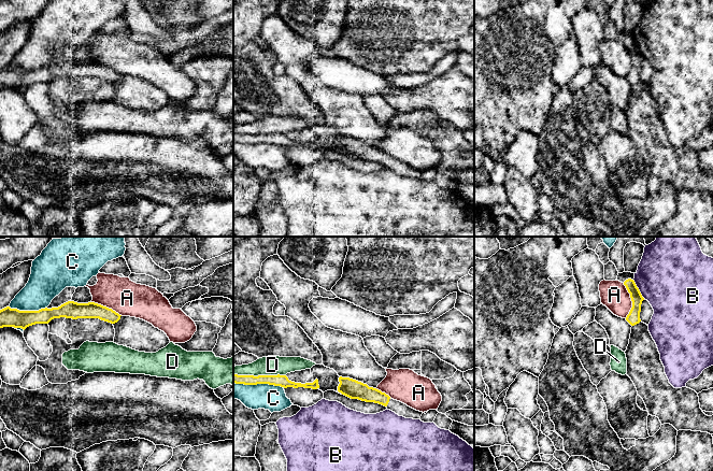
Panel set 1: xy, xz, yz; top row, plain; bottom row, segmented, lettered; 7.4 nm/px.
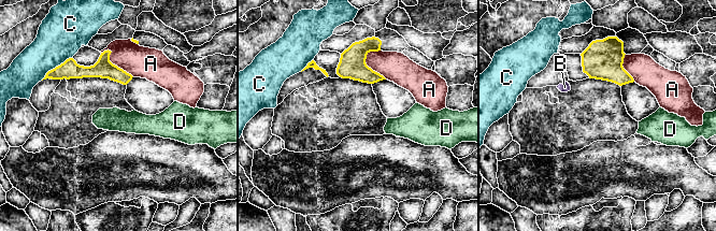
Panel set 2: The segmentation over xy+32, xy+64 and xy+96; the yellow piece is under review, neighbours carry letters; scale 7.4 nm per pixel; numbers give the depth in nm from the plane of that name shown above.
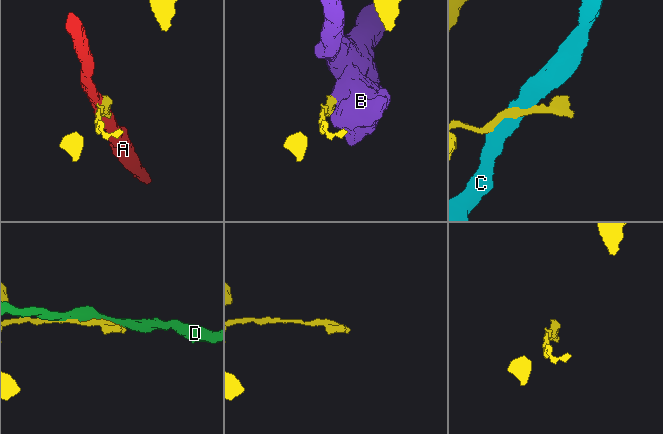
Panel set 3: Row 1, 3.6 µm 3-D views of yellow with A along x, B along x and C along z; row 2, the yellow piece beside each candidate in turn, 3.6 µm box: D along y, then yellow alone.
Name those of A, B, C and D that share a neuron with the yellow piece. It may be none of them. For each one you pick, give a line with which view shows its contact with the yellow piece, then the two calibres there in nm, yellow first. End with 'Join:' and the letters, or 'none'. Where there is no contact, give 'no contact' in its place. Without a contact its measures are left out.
A: contact in yz; calibres 100 and 200 nm
Join: A

